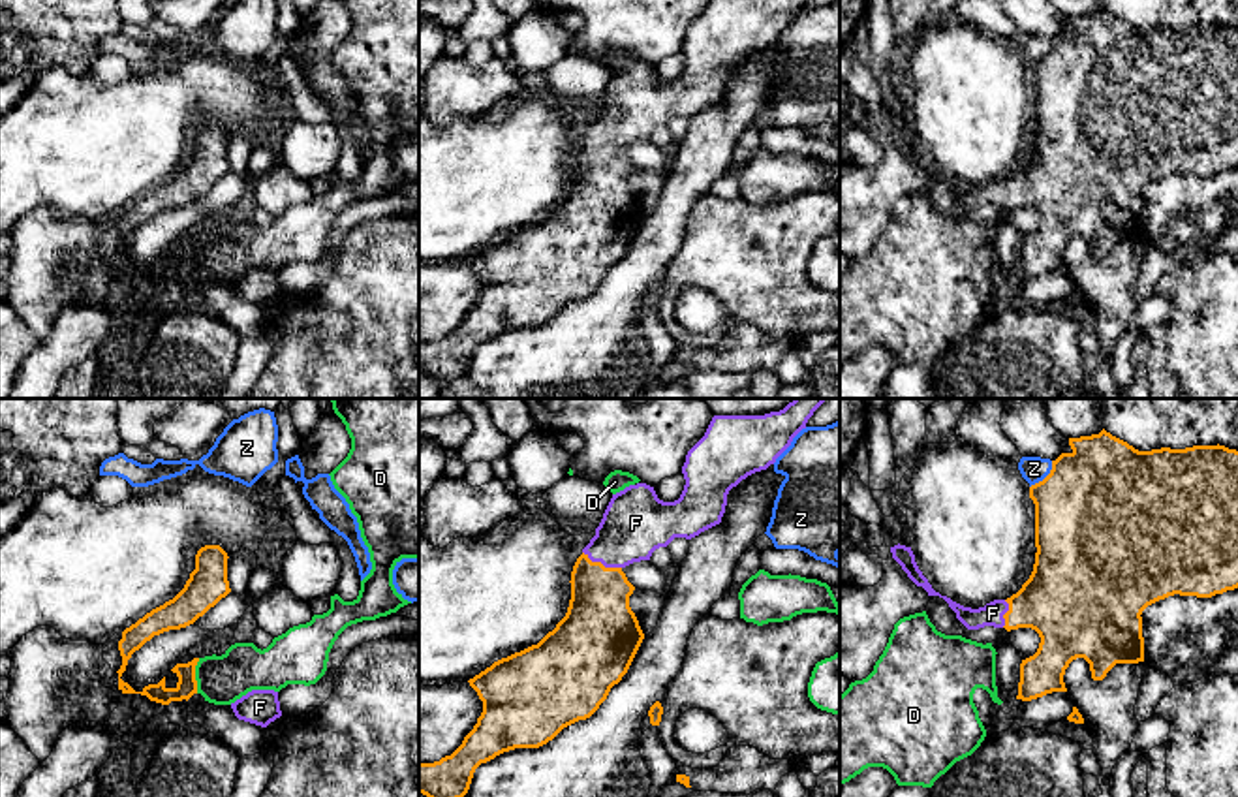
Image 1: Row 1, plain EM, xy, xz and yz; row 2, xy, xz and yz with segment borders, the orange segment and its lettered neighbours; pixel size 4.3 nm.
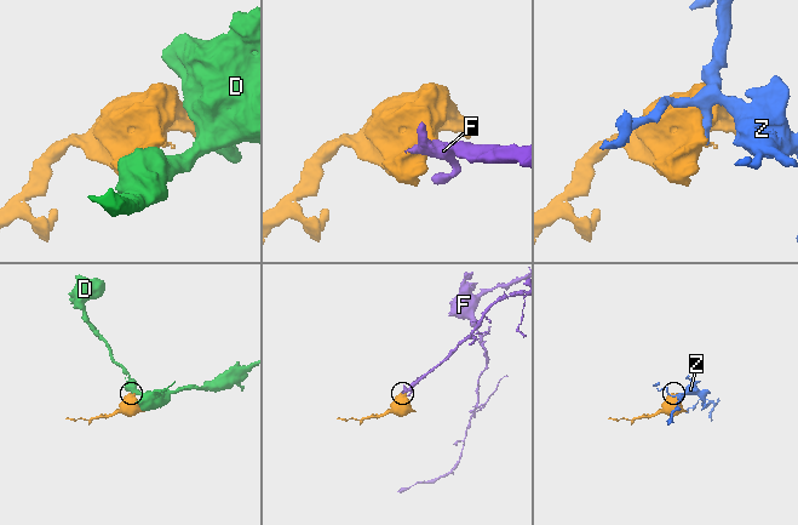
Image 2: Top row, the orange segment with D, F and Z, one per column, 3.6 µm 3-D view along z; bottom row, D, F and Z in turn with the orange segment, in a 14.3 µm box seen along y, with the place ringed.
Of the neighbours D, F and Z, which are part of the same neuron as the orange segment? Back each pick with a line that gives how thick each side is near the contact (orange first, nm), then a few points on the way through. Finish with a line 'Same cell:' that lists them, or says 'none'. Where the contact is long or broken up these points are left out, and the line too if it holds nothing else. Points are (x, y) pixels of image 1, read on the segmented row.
F: calibres 280 and 280 nm; way xz (600, 621), (600, 562), (635, 523)
Same cell: F

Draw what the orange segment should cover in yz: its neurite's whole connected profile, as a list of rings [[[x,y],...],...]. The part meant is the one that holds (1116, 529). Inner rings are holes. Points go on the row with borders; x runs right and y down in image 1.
[[[1105,429],[1099,434],[1069,438],[1071,453],[1061,453],[1056,461],[1052,461],[1050,474],[1029,487],[1029,498],[1035,504],[1035,564],[1029,579],[1022,585],[1022,588],[1007,600],[994,600],[984,607],[971,609],[952,602],[947,596],[941,596],[932,588],[928,579],[922,575],[915,562],[915,555],[911,547],[894,545],[890,547],[892,558],[902,566],[907,577],[917,585],[922,586],[928,596],[943,598],[949,607],[956,613],[956,618],[967,630],[979,630],[984,626],[1005,628],[1007,632],[1018,628],[1031,628],[1039,633],[1041,643],[1033,656],[1022,660],[1020,664],[1020,682],[1018,682],[1018,695],[1016,699],[1031,701],[1043,697],[1052,692],[1067,692],[1063,675],[1069,664],[1076,658],[1084,658],[1090,664],[1091,679],[1103,680],[1106,673],[1116,664],[1138,664],[1144,662],[1144,637],[1142,637],[1142,611],[1168,596],[1197,596],[1197,598],[1212,598],[1215,594],[1223,594],[1227,590],[1238,588],[1238,451],[1229,449],[1225,445],[1193,445],[1185,449],[1152,449],[1152,451],[1138,451],[1127,442],[1112,436]]]

